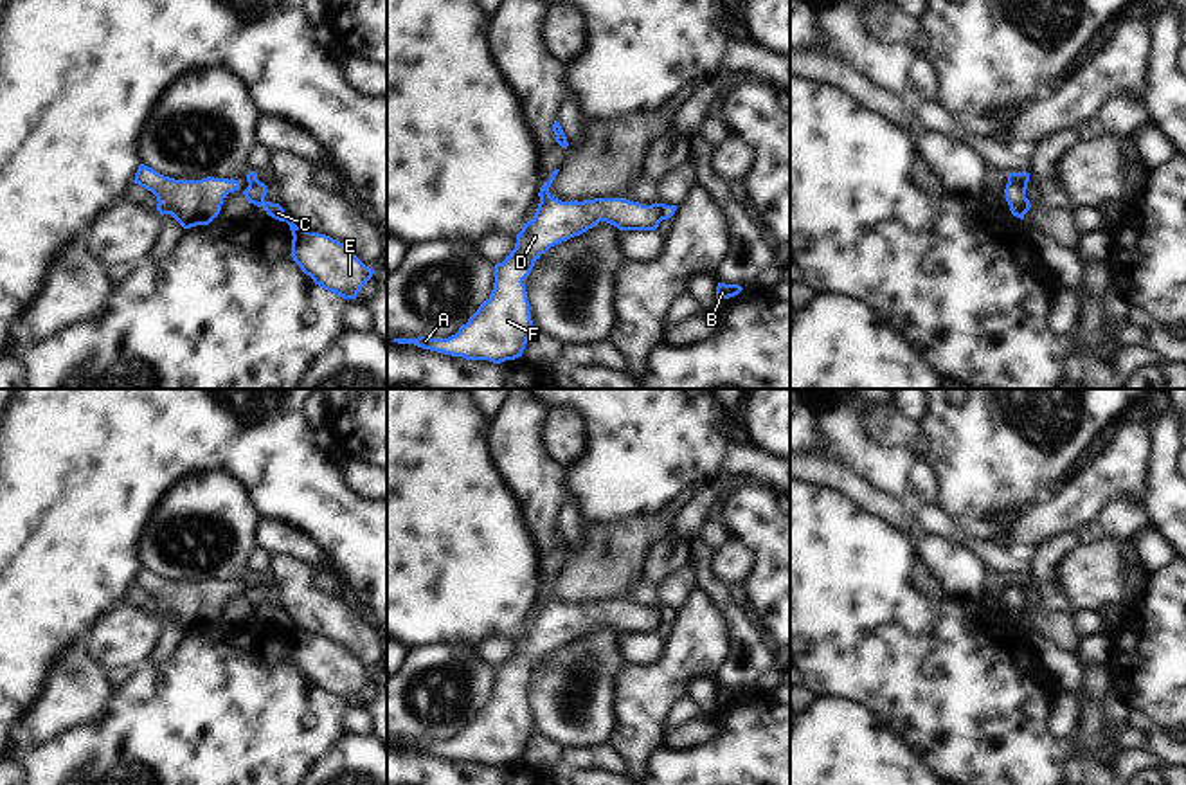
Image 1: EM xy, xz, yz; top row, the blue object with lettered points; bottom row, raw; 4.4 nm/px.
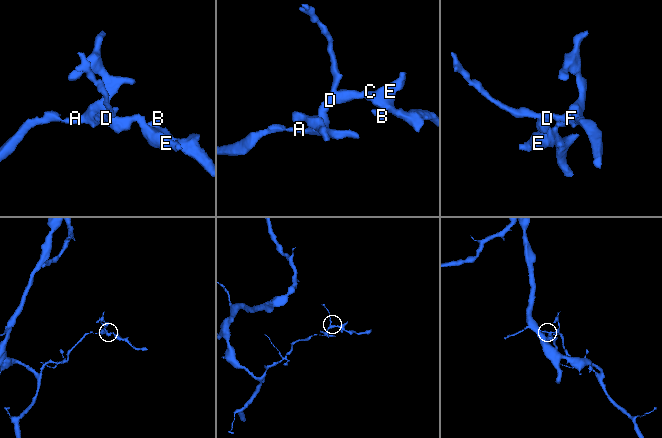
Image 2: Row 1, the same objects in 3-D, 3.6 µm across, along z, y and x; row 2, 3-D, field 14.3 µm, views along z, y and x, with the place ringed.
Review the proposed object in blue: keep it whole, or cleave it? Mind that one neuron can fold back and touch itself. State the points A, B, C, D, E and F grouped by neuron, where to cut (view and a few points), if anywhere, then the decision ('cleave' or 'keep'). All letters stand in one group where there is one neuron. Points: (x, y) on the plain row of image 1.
groups A D F / B C E; cut yz (1008, 582), (1015, 584), (1024, 595); cleave

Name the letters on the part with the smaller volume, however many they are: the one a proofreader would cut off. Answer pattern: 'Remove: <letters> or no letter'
Remove: B, C, E

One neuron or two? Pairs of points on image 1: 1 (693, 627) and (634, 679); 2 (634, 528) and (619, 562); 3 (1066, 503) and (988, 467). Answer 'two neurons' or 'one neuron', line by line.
1: one neuron
2: one neuron
3: two neurons

